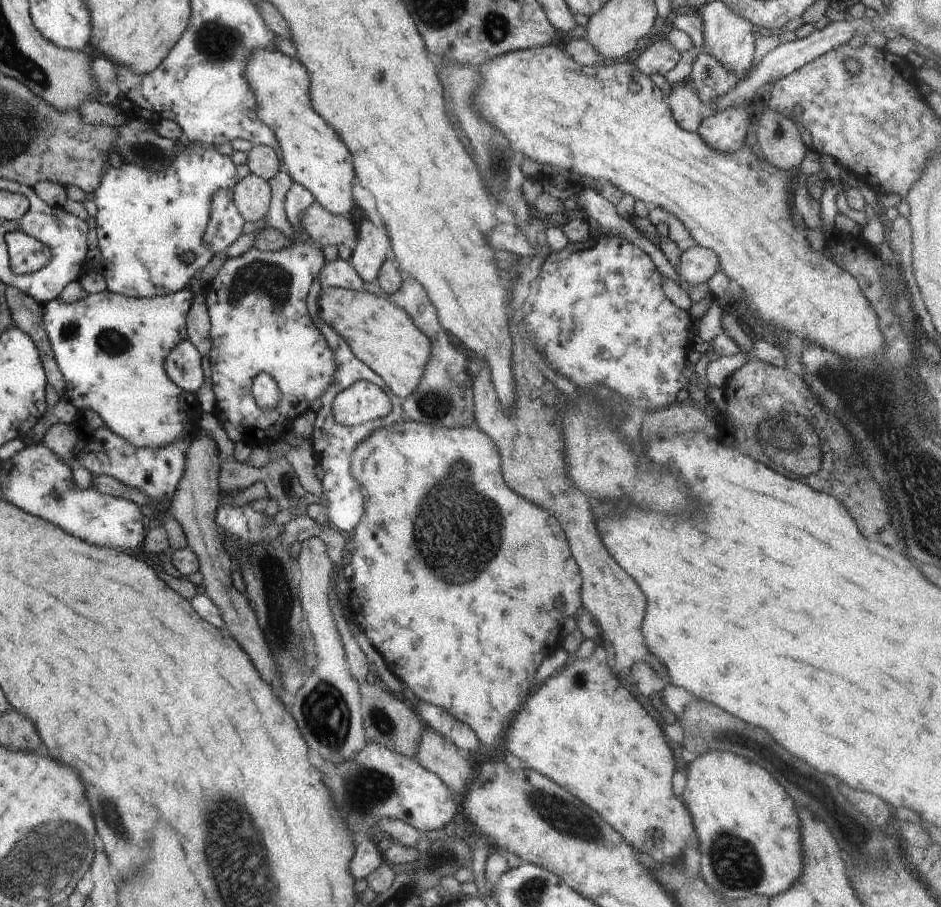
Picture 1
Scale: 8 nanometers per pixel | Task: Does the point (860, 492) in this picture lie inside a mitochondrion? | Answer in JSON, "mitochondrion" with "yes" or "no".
{"mitochondrion":"yes"}

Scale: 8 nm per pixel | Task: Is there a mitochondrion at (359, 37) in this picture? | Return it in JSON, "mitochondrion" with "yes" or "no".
{"mitochondrion":"no"}

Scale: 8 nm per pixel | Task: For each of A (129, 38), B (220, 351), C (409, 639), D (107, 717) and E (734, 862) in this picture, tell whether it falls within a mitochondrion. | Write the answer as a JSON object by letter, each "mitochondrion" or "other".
{"A":"other","B":"other","C":"other","D":"other","E":"mitochondrion"}

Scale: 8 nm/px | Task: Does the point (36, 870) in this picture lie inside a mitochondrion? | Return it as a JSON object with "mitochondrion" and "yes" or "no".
{"mitochondrion":"yes"}

